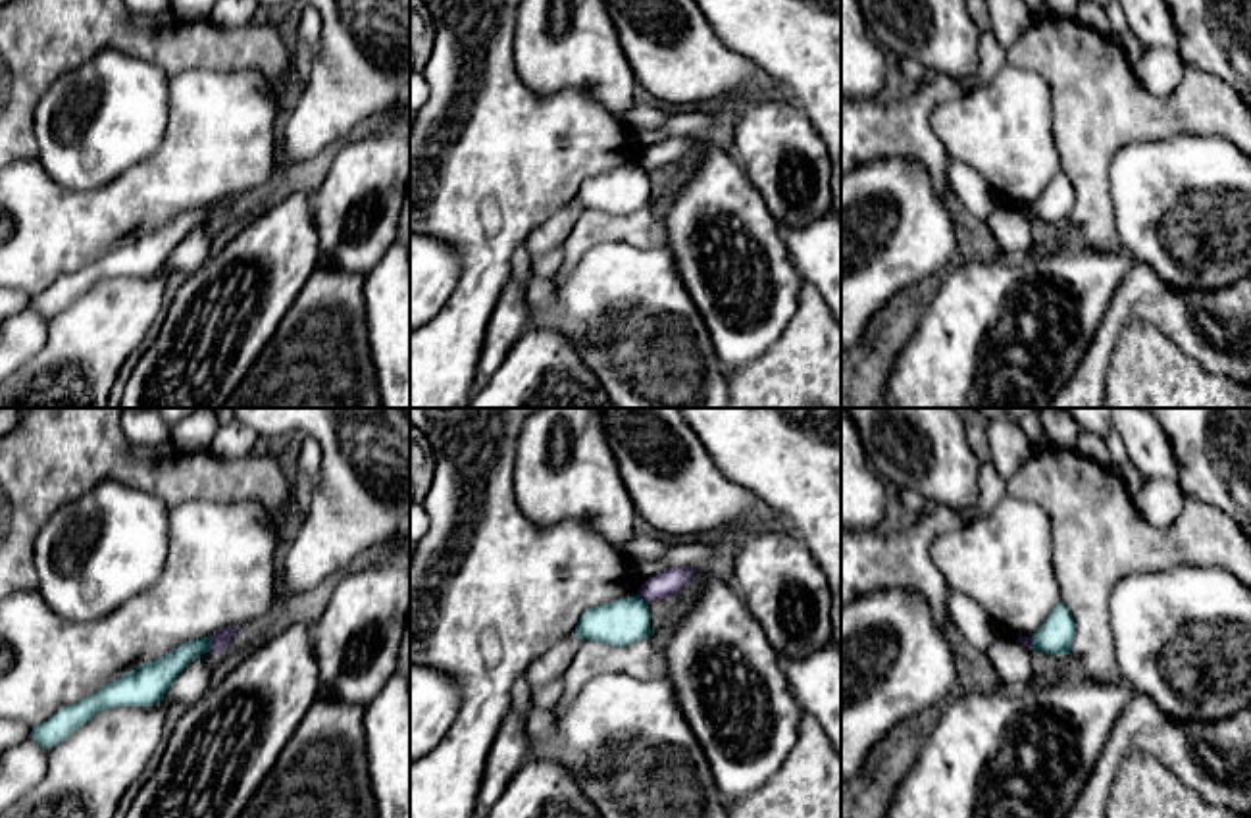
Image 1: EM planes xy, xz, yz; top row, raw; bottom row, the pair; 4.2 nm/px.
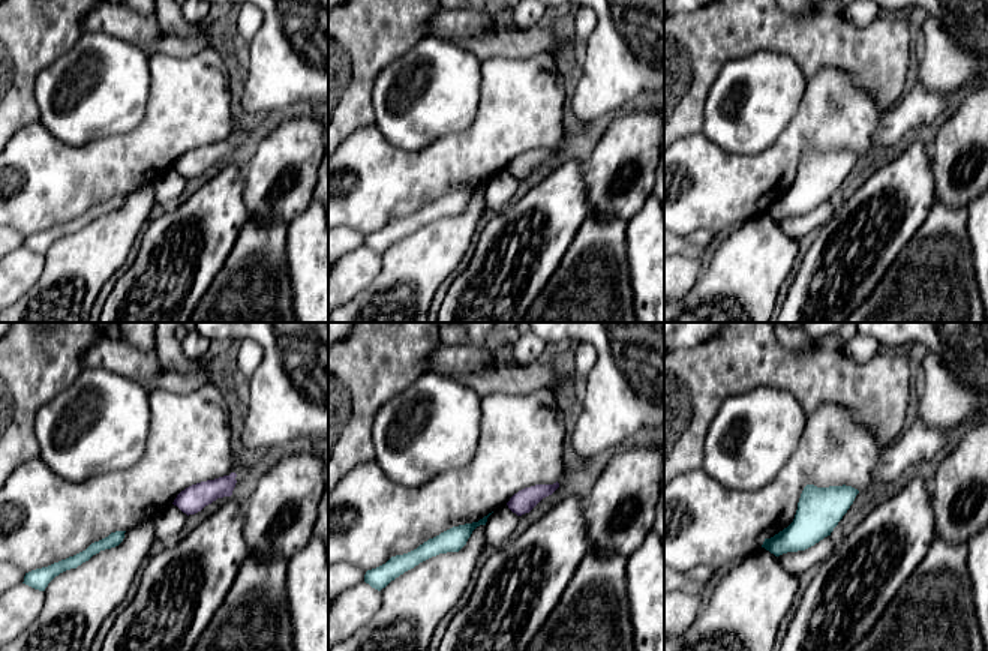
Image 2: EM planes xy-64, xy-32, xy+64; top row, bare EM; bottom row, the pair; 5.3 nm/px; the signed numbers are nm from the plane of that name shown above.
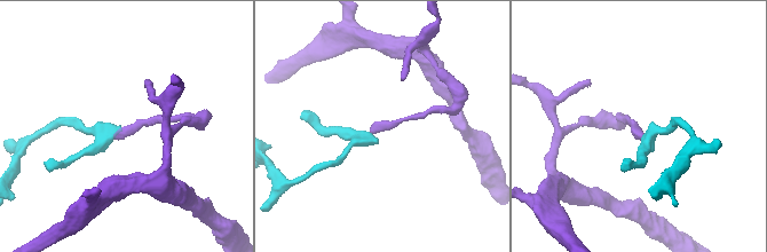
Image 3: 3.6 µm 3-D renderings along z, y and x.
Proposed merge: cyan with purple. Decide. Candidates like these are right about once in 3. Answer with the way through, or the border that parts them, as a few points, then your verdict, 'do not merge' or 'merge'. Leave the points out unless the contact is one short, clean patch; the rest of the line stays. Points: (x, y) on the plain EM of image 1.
along xy (212, 206), (208, 220) | do not merge

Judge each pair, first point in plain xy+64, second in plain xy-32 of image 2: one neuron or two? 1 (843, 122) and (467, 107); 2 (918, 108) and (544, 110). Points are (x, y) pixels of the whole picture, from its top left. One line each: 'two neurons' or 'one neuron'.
1: two neurons
2: two neurons

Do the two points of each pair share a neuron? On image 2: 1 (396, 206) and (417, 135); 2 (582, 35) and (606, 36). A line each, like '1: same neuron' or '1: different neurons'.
1: different neurons
2: different neurons

